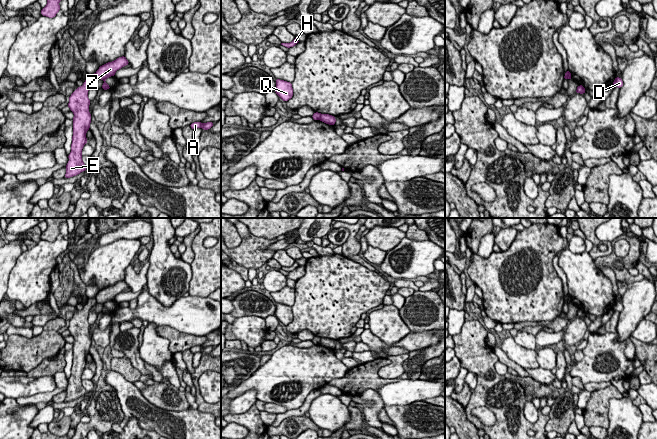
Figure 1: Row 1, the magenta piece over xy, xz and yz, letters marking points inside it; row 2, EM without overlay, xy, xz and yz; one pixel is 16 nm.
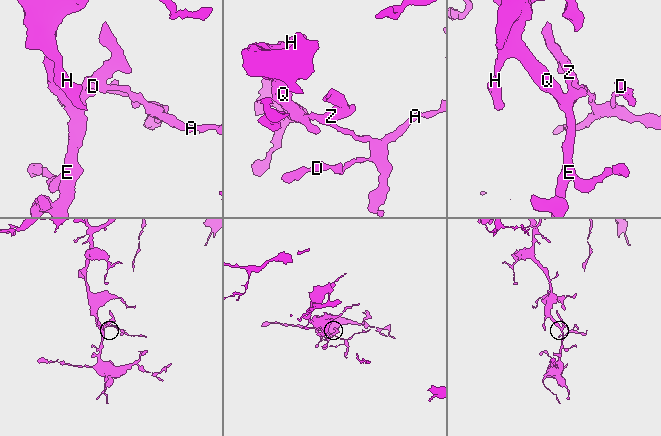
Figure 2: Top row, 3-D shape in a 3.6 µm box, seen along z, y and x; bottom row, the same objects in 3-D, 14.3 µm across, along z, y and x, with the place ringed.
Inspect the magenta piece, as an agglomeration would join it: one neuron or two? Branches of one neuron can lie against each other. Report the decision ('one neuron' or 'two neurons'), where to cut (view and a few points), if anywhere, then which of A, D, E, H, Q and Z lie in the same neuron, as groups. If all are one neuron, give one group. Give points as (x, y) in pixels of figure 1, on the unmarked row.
two neurons; cut xy (95, 297), (97, 302); groups A D Z / E H Q

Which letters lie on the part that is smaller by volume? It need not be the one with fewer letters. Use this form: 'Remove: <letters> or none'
Remove: A, D, Z

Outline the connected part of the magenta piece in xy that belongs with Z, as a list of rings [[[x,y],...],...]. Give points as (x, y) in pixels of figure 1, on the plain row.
[[[122,280],[112,286],[108,286],[99,291],[95,298],[97,303],[101,303],[104,305],[102,309],[103,314],[110,313],[110,310],[105,306],[105,304],[108,301],[114,300],[117,294],[121,293],[123,290],[126,290],[128,288],[129,285],[126,283],[125,280]]]

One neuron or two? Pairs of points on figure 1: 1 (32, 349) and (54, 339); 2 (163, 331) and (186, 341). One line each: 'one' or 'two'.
1: one
2: one

